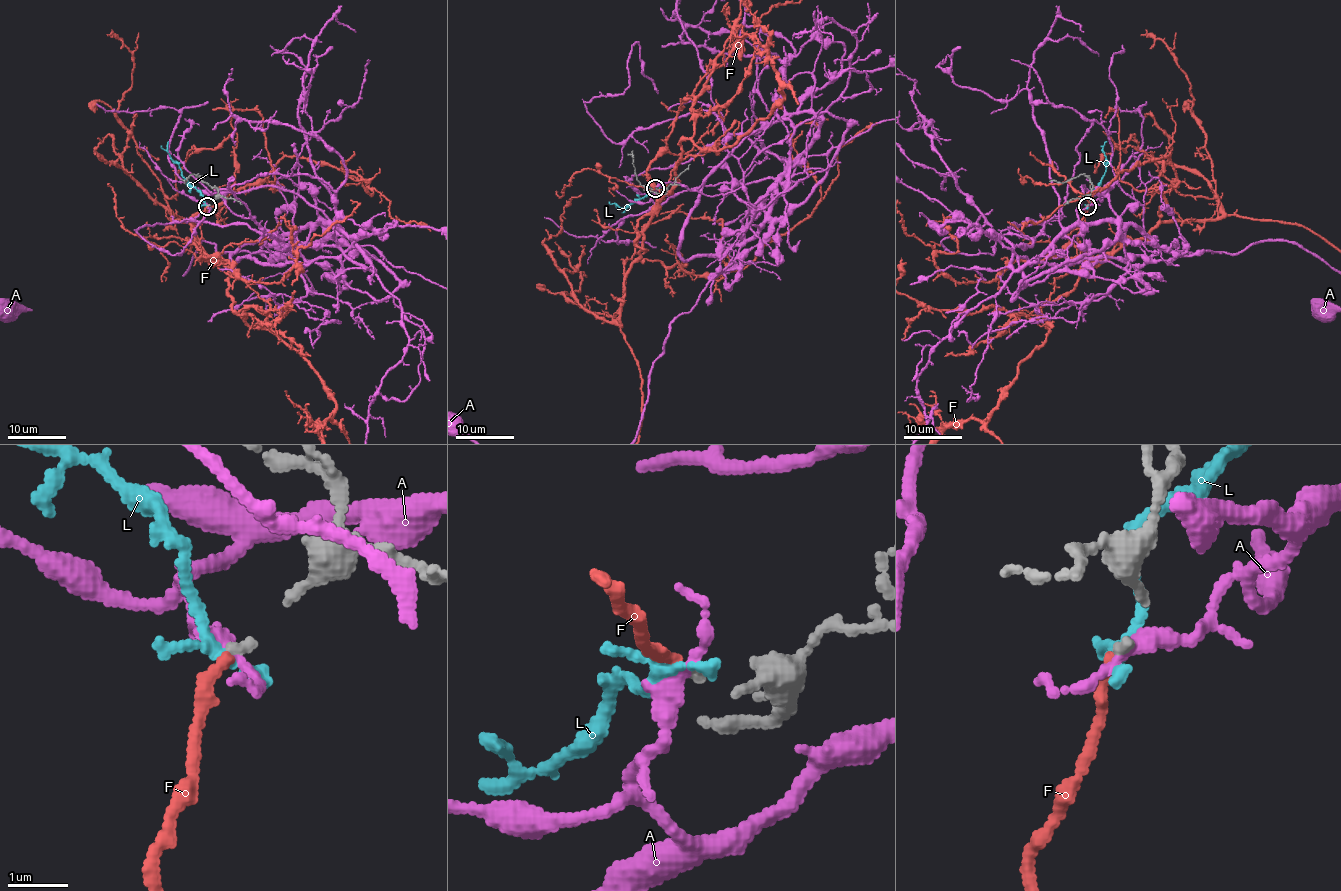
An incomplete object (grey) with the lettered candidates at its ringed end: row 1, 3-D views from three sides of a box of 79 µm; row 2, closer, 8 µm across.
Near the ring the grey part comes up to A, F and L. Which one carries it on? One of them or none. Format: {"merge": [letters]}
{"merge": ["F"]}

